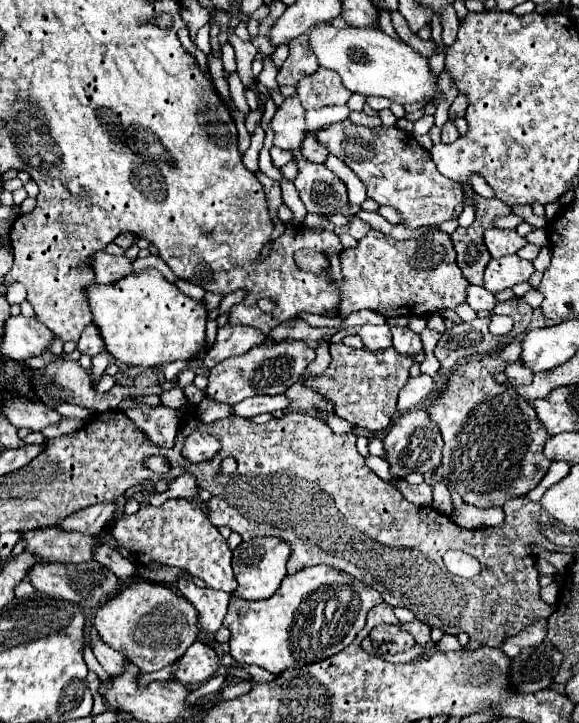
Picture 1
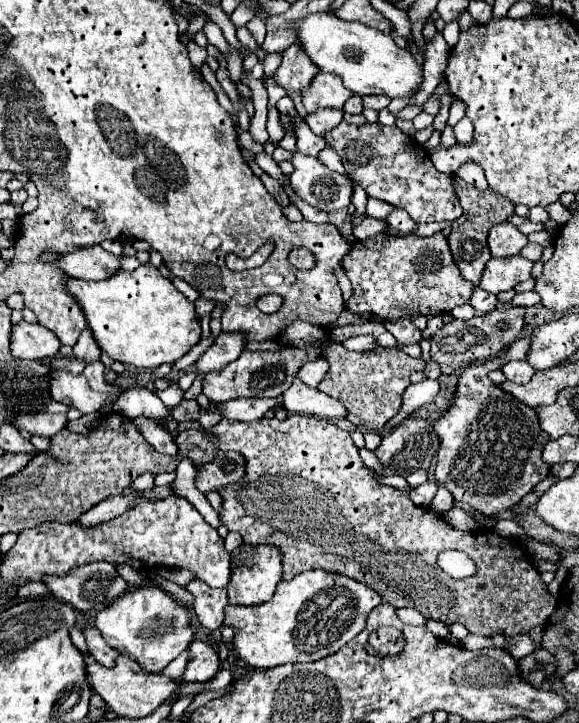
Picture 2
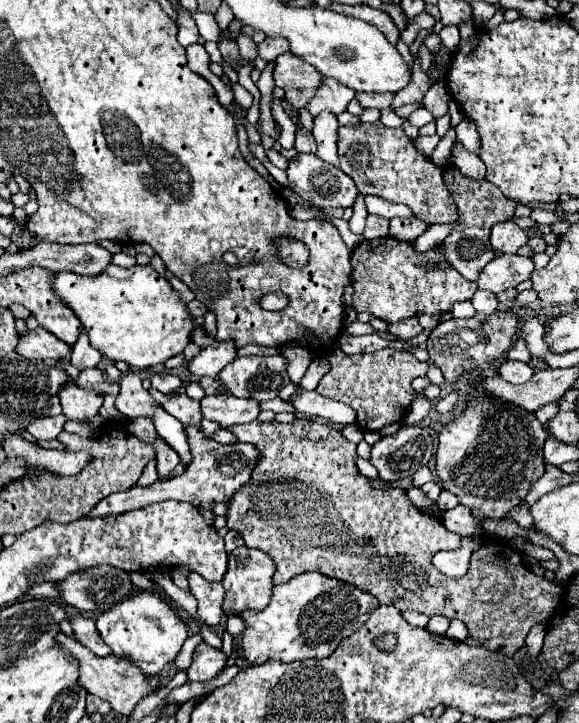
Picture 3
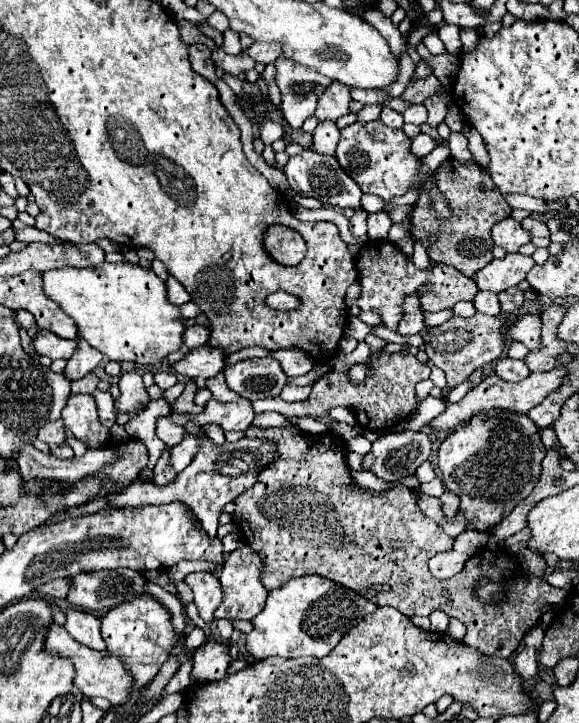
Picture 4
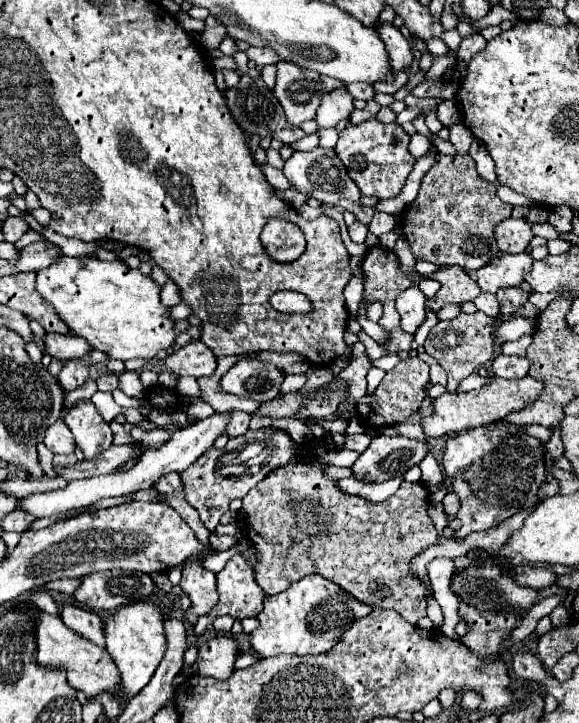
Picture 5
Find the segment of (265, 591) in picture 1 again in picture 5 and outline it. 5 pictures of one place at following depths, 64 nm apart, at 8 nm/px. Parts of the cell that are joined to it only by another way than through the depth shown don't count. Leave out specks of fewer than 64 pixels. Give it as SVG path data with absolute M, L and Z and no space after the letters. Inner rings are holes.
M240 554L232 556L226 566L216 574L216 590L220 596L218 604L208 614L200 616L194 628L206 630L206 626L222 614L240 620L246 616L258 616L266 598L264 590L254 580L254 570Z

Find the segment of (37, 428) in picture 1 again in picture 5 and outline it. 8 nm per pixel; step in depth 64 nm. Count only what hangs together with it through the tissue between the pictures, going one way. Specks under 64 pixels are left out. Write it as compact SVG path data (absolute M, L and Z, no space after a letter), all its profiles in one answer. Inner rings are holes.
M56 420L52 426L48 426L44 444L54 452L54 454L62 454L62 456L70 456L76 450L76 440L70 432L70 428L62 422Z

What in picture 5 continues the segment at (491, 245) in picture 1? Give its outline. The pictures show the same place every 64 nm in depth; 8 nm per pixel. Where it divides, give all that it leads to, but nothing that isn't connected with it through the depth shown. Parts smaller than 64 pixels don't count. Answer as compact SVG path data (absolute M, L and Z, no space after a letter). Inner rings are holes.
M508 218L504 222L500 222L494 230L496 242L500 252L506 254L518 254L524 252L530 244L530 240L534 238L532 228L528 226L528 222L524 218Z

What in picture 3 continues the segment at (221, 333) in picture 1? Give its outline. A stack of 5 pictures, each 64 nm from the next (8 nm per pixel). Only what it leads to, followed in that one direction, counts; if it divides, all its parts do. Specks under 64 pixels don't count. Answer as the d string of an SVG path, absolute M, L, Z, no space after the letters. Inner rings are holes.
M214 342L212 346L208 348L202 348L198 356L194 356L192 360L186 362L186 368L192 376L210 376L210 378L216 378L220 374L220 370L232 362L236 358L236 346L234 344L220 344L220 342Z

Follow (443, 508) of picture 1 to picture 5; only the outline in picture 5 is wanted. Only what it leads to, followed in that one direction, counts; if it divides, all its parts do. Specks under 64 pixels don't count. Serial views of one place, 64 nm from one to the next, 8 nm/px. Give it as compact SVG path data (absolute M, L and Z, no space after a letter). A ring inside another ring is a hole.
M448 492L442 504L444 504L444 510L446 510L446 514L450 514L450 516L456 516L456 512L458 512L458 508L460 508L460 500L458 500L458 496L456 496L454 492Z

